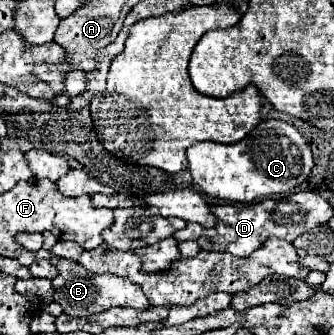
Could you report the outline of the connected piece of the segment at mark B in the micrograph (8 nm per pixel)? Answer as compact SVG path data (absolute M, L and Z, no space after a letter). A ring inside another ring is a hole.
M52 259L54 267L58 269L58 277L52 279L54 285L54 301L62 305L64 313L70 317L84 317L92 313L106 311L110 307L134 307L134 309L148 309L150 303L146 301L146 295L142 293L140 285L134 285L126 281L124 277L116 275L94 275L88 269L84 269L80 263L68 261L68 259Z

